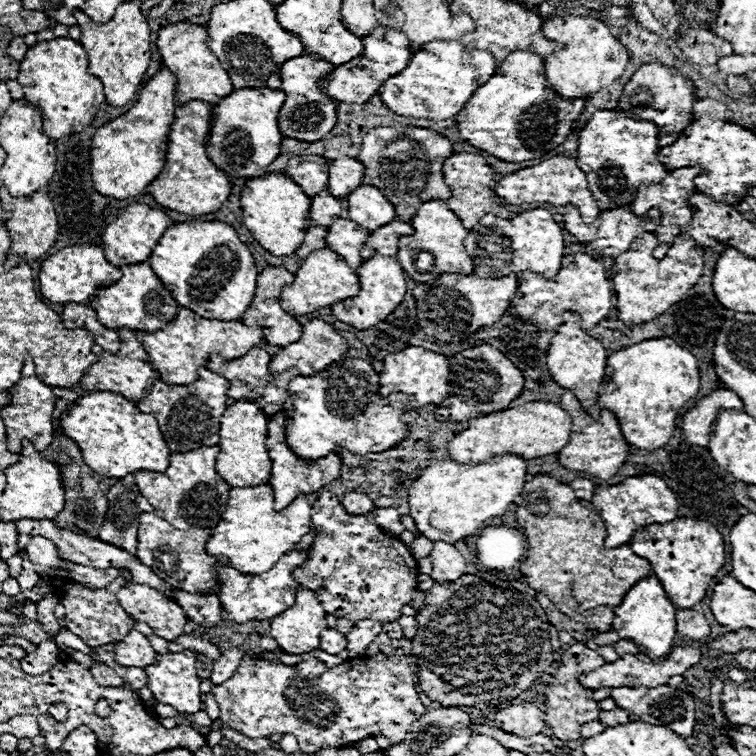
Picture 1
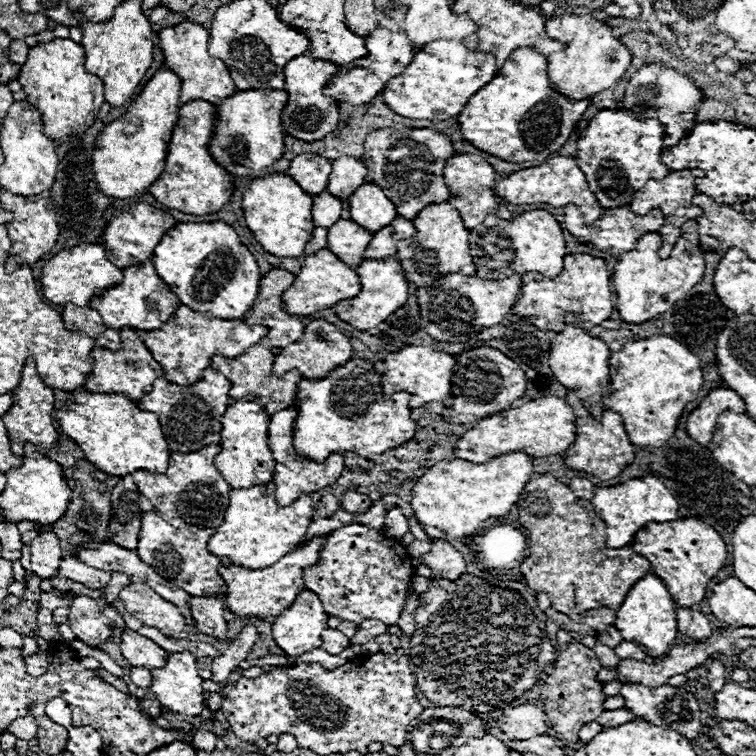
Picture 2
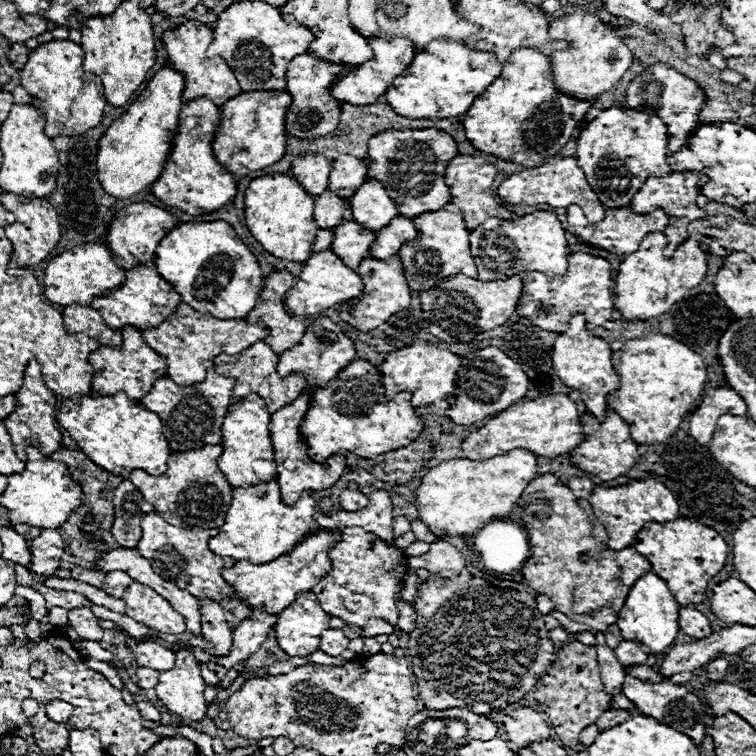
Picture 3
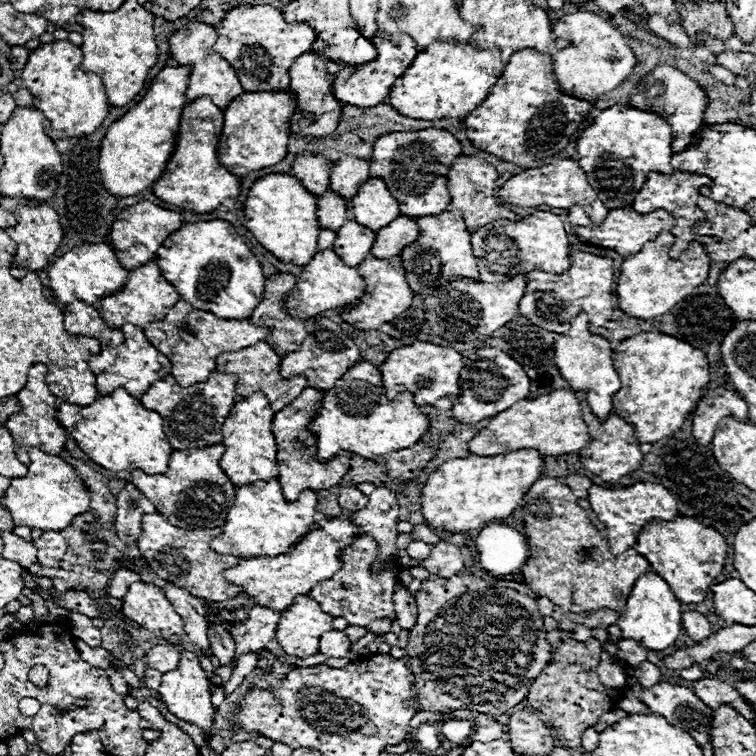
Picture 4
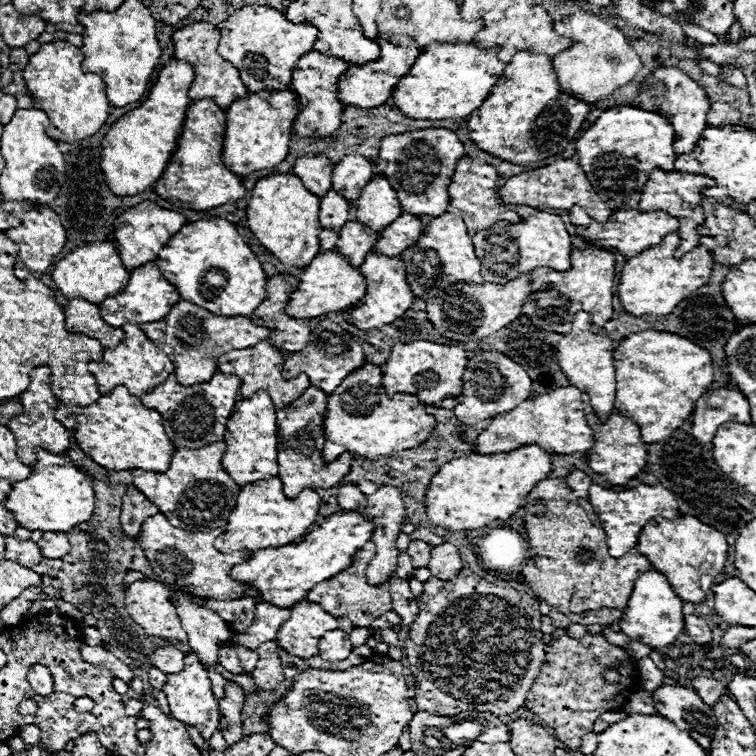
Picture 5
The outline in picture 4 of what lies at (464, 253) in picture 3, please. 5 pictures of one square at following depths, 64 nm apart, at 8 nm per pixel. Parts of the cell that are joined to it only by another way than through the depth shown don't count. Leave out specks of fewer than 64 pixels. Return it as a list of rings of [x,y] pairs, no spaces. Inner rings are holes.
[[[448,206],[450,210],[444,210],[442,214],[436,216],[420,216],[416,218],[420,236],[416,242],[408,244],[400,256],[404,262],[404,270],[406,270],[406,280],[408,286],[412,288],[414,294],[420,296],[430,296],[436,288],[440,288],[440,284],[448,282],[450,278],[472,278],[472,280],[480,280],[478,274],[478,260],[472,254],[472,246],[470,246],[470,232],[464,226],[462,220],[462,212],[454,206]]]

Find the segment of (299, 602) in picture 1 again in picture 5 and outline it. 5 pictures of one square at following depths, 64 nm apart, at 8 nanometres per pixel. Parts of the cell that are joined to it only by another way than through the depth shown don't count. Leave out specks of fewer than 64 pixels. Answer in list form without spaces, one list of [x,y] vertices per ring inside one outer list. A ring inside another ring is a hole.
[[[302,598],[290,608],[290,618],[280,626],[276,642],[290,656],[306,660],[318,654],[318,644],[324,632],[336,628],[338,622],[334,616],[324,612],[320,604]]]

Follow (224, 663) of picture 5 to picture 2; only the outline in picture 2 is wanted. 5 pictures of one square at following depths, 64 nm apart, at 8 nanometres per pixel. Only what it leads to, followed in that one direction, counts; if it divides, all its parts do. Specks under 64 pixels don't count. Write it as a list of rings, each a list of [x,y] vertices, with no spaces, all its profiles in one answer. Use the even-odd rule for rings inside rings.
[[[190,596],[188,604],[192,610],[192,618],[194,618],[200,632],[222,638],[222,640],[226,638],[226,620],[224,620],[222,598]]]

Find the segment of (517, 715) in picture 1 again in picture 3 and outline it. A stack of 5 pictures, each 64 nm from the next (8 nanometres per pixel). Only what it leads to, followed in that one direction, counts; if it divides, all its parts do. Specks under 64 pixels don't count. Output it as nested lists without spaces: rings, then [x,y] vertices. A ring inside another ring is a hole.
[[[520,706],[516,710],[506,710],[502,728],[508,734],[510,742],[524,746],[532,740],[550,738],[550,726],[542,720],[540,712],[530,706]]]

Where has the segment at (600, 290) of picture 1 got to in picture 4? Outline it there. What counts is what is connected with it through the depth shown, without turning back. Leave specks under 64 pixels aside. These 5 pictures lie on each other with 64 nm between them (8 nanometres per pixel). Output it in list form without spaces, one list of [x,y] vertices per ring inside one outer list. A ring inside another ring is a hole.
[[[572,252],[570,268],[564,274],[546,274],[542,270],[532,270],[526,274],[526,292],[520,300],[520,314],[526,316],[534,326],[548,332],[564,334],[568,332],[570,318],[580,310],[588,314],[588,322],[602,326],[612,320],[612,296],[614,296],[614,270],[612,260],[606,256],[594,256],[588,252]]]

